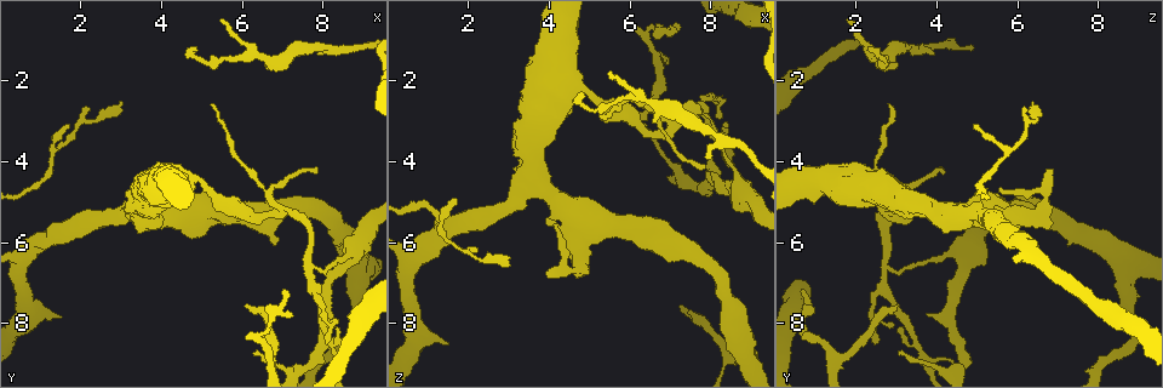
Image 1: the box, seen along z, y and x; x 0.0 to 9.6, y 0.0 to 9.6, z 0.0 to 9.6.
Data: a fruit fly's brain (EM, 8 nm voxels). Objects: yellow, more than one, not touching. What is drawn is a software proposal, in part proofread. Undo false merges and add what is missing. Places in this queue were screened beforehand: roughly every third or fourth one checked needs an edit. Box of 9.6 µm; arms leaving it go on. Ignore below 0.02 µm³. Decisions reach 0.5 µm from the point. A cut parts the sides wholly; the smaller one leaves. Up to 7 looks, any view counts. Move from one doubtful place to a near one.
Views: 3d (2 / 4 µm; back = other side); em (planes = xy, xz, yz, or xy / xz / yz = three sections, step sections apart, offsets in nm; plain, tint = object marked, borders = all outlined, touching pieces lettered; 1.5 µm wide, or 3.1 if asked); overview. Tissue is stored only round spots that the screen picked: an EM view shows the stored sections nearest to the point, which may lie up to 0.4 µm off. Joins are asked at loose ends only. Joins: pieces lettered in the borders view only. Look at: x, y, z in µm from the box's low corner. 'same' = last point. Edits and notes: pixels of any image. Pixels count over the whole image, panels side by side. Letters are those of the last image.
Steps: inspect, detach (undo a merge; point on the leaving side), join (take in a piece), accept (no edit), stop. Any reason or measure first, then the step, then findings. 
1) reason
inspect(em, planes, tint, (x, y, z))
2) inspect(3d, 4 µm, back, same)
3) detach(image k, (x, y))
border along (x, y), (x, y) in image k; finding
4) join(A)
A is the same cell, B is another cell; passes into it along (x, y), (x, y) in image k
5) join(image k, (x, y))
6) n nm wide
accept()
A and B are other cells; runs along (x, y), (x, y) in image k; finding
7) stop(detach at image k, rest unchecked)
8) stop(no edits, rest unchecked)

an open end
inspect(em, planes, borders, (7.25, 7.90, 0.65))

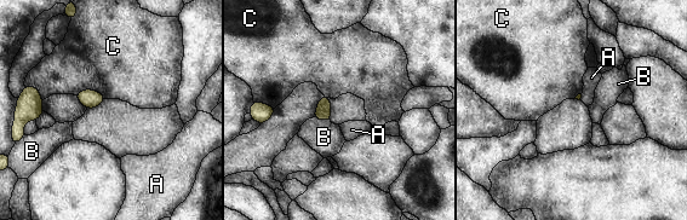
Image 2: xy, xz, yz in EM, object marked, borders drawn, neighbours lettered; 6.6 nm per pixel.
C touches over 220 nm
accept()
A, B and C are other cells; border along (74, 94), (95, 90), (107, 98) in image 2; none of them fits

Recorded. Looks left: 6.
free end
inspect(3d, 2 µm, (4.85, 1.20, 2.35))

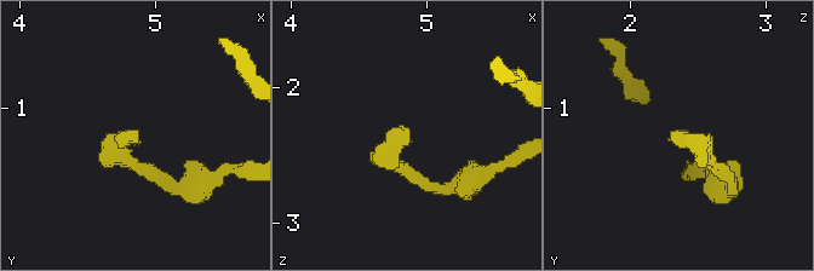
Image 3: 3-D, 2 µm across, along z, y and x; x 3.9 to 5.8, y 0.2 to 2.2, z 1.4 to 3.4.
inspect(em, xz, step 4, tint, (4.88, 1.18, 2.32))

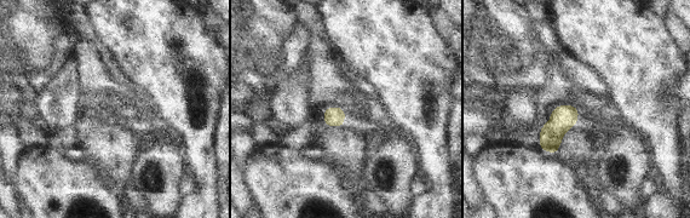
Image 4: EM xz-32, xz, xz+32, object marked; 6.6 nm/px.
inspect(em, planes, borders, same)

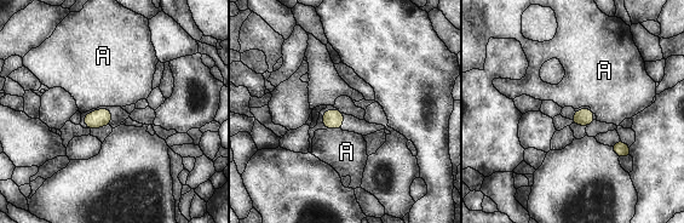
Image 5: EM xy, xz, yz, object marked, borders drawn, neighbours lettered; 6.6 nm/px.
110 nm wide
accept()
A is another cell; border along (327, 127), (340, 130) in image 5; none of them fits

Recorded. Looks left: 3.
tapers out
inspect(3d, 2 µm, (1.70, 3.10, 4.95))

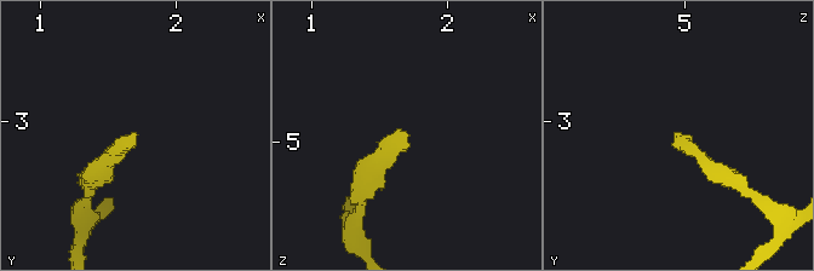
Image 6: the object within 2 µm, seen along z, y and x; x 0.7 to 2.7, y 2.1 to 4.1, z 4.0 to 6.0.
now the EM
inspect(em, planes, borders, (1.70, 3.10, 4.92))

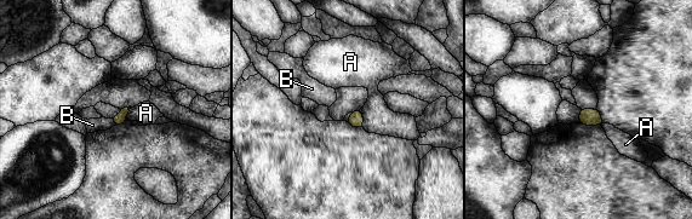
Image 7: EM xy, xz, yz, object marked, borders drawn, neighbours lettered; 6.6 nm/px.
80 nm wide; A touches over 60 nm
accept()
A and B are other cells; none of them fits

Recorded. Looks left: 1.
stop(no edits, rest unchecked)

